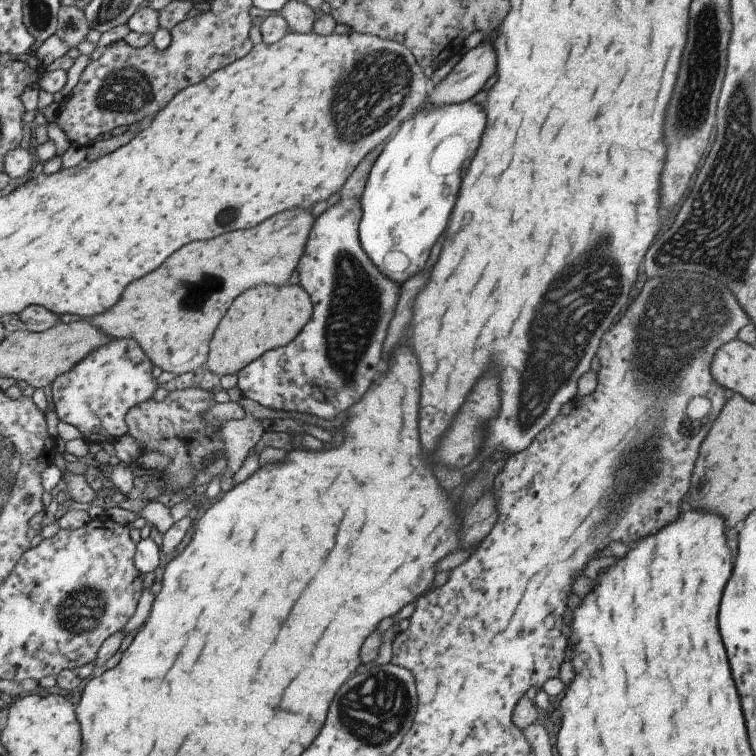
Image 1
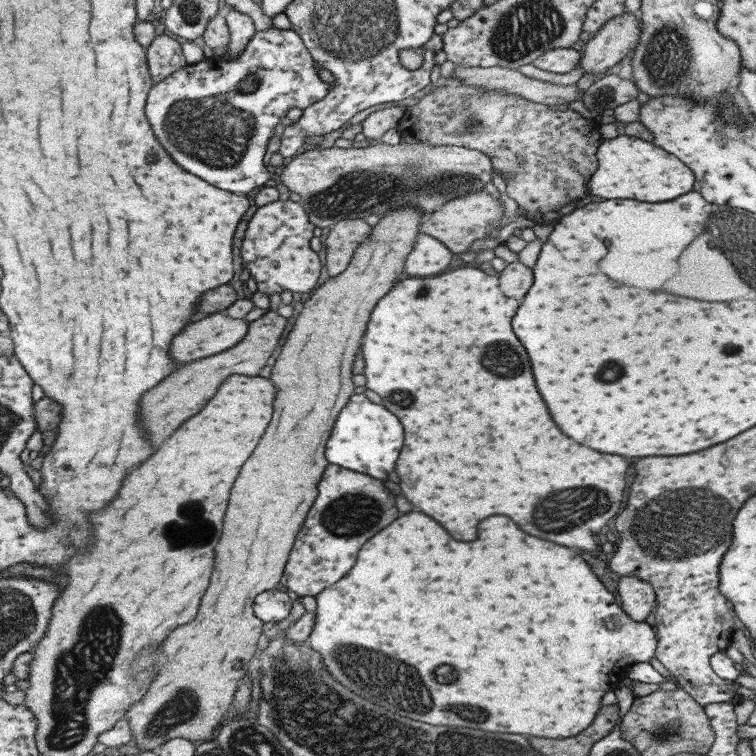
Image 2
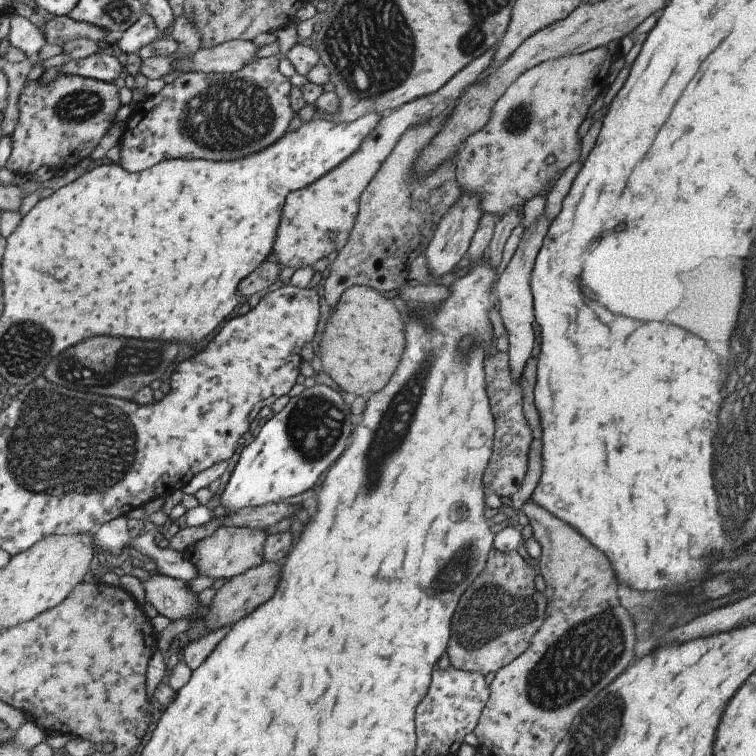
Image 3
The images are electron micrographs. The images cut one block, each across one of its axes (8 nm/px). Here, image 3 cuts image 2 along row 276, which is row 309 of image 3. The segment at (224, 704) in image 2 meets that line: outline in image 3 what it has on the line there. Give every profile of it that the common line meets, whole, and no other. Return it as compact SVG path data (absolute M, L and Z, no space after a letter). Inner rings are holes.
M368 284L351 285L337 298L334 309L326 317L319 351L323 372L345 392L363 396L367 392L381 390L393 374L399 354L403 350L401 314L384 298L377 287ZM363 360L363 368L361 368ZM369 366L369 368L365 368ZM349 386L361 386L365 390L347 390Z

